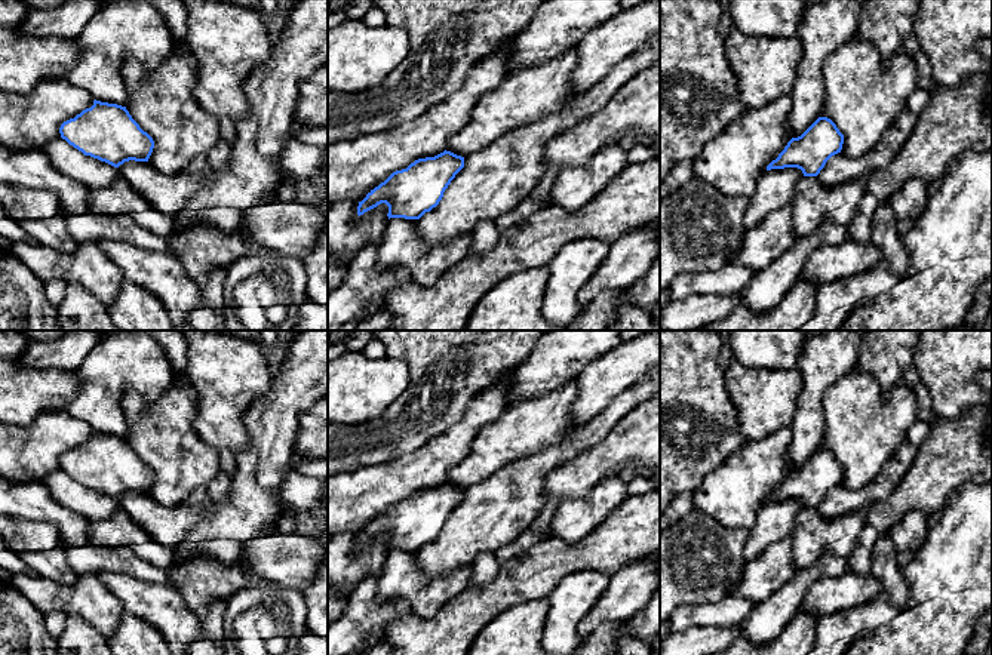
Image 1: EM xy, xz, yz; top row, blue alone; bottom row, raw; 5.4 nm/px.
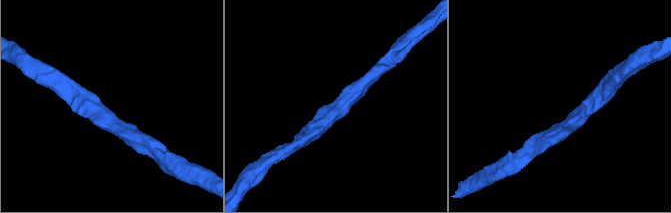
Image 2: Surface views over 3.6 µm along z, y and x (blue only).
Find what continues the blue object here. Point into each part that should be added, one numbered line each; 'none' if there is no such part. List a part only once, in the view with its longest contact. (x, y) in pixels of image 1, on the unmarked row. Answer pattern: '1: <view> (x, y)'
1: xz (494, 511)

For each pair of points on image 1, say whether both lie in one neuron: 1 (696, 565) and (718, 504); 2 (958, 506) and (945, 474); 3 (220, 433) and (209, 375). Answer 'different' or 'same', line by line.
1: different
2: different
3: same

